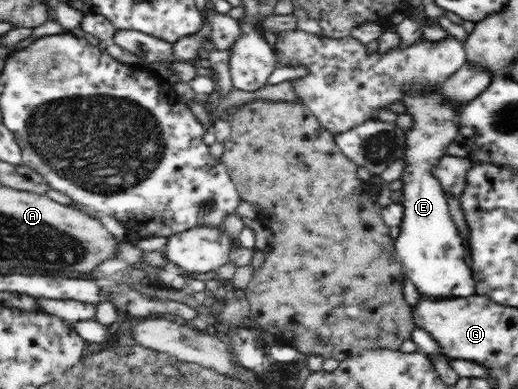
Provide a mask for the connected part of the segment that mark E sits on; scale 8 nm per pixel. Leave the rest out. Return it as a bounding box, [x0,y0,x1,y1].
[395,87,475,302]

